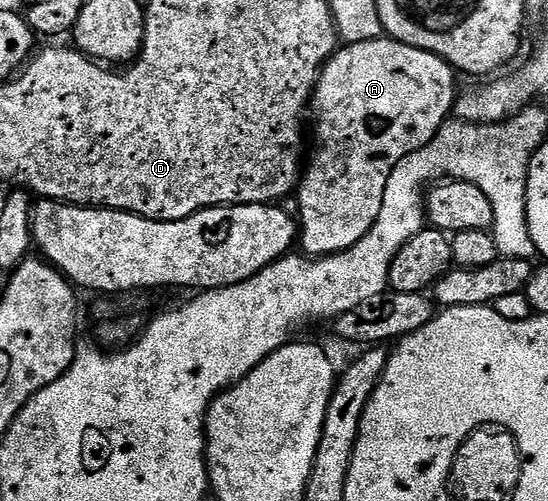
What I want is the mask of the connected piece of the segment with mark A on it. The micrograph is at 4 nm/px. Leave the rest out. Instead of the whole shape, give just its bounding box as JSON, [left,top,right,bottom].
[298,36,458,256]

